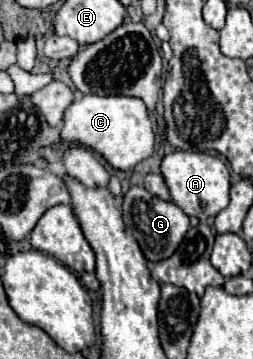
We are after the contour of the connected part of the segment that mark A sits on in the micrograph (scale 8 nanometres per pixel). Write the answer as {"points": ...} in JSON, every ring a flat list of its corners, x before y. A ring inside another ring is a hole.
{"points":[[176,150,164,156,162,160,162,176,170,190,172,200,188,214,206,222,210,216,216,216,228,206,230,200,230,172,226,164,204,152,184,152]]}

